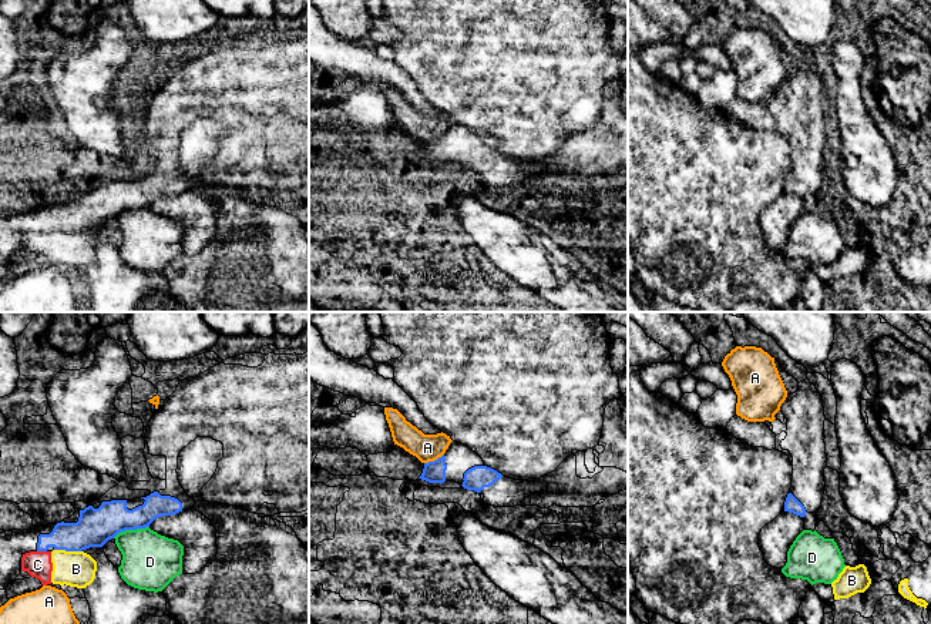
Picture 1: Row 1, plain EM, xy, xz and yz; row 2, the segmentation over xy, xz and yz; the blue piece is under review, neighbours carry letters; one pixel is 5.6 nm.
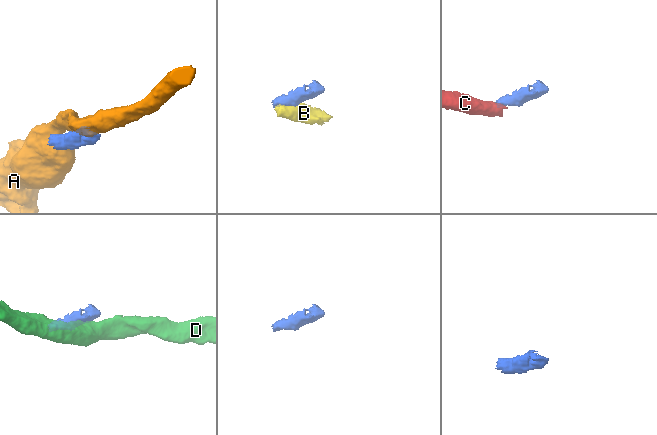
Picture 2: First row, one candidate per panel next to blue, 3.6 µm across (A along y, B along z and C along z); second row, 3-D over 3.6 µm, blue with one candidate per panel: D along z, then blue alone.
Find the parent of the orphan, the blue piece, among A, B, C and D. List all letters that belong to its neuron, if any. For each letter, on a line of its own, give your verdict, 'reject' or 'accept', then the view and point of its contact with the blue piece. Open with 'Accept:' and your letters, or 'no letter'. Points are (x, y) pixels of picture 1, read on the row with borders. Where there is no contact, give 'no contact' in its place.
Accept: no letter
A: reject | xz (434, 460)
B: reject | xy (69, 550)
C: reject | xy (41, 550)
D: reject | xy (130, 529)

